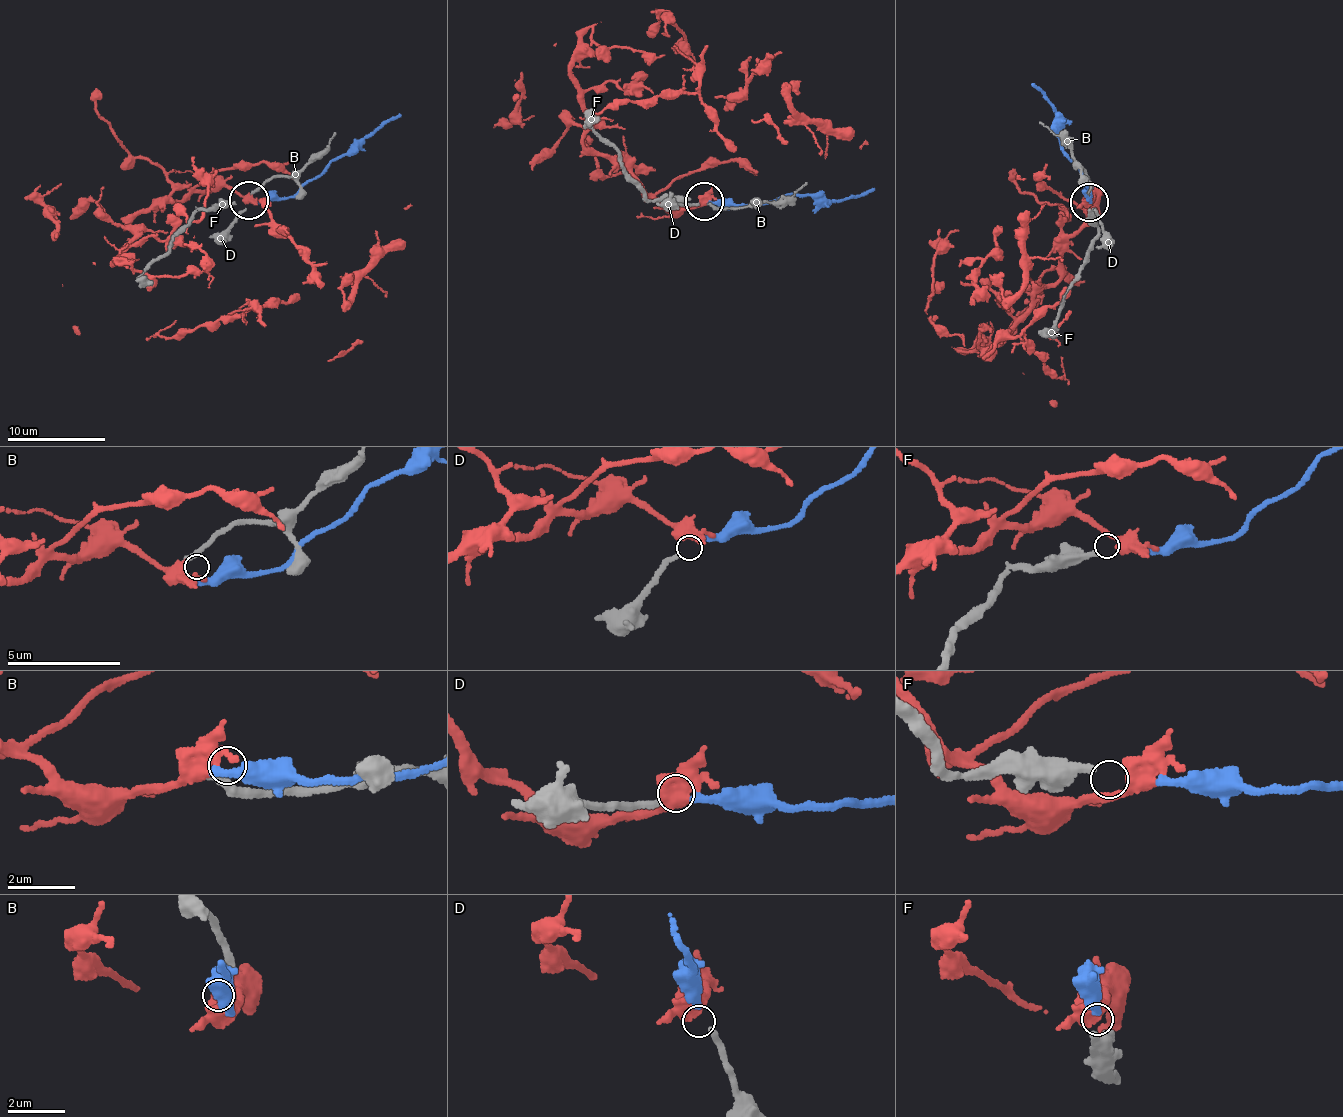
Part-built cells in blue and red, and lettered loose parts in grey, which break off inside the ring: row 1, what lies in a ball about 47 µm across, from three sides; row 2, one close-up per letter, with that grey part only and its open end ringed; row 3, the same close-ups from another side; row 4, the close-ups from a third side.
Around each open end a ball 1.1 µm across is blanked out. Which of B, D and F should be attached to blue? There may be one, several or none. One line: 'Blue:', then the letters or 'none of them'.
Blue: D

